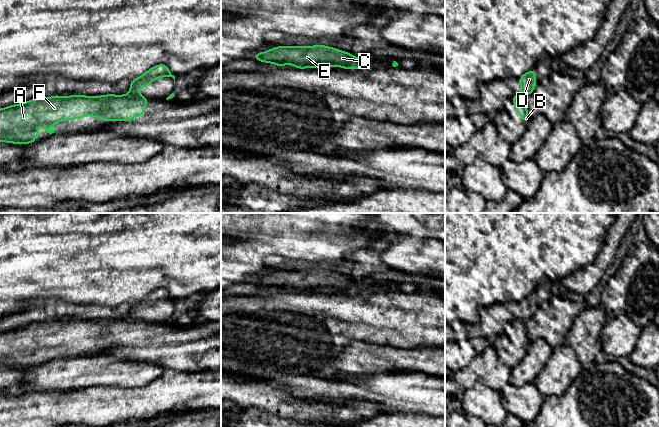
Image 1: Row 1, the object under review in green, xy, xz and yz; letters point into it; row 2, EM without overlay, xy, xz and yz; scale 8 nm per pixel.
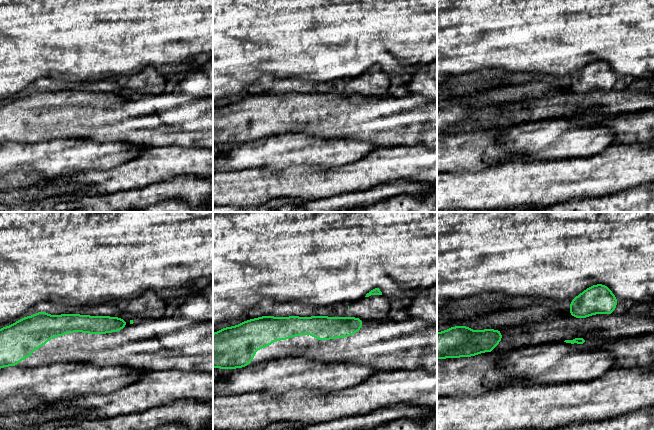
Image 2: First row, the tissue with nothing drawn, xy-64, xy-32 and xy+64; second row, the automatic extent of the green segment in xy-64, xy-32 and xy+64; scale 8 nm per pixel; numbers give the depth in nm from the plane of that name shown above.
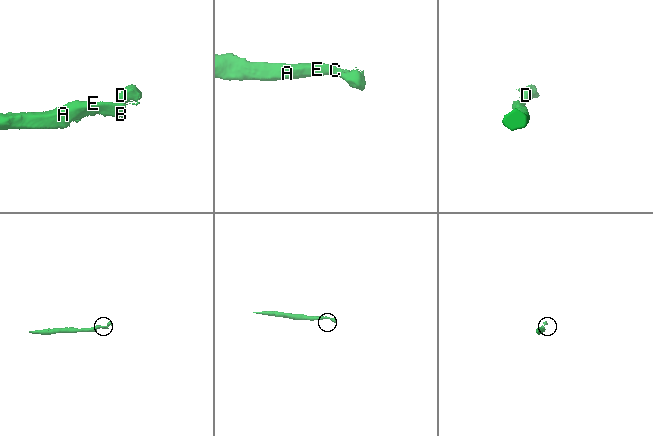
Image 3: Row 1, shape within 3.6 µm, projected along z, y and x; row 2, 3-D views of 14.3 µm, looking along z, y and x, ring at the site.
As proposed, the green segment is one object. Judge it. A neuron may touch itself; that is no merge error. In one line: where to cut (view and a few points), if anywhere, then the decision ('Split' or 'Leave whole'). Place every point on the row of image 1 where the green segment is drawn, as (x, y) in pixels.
Split along xy (128, 93), (139, 96). Split

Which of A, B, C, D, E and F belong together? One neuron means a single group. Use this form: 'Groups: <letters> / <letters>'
Groups: A B C E F / D

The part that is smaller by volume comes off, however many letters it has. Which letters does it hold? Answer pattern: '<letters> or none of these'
D

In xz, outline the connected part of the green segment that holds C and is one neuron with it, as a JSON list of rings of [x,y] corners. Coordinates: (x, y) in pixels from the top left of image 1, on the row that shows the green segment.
[[[324,45],[318,46],[279,46],[266,52],[256,53],[252,56],[261,62],[277,64],[279,68],[291,64],[295,68],[315,68],[321,65],[355,69],[366,67],[370,62],[366,57],[356,58],[351,53]]]

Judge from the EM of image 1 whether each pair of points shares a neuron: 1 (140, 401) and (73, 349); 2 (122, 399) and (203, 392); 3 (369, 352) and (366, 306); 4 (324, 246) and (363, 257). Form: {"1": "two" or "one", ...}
{"1": "two", "2": "one", "3": "two", "4": "two"}

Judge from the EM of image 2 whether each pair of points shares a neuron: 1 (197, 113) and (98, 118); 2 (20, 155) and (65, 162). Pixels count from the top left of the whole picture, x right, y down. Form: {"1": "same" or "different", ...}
{"1": "same", "2": "same"}

